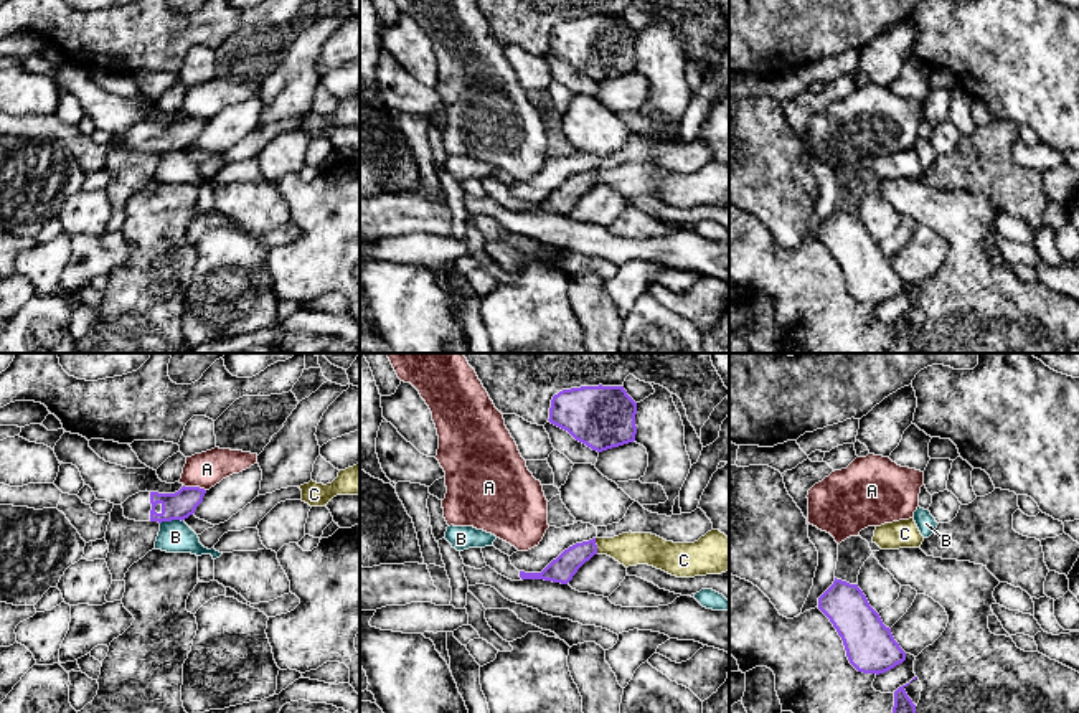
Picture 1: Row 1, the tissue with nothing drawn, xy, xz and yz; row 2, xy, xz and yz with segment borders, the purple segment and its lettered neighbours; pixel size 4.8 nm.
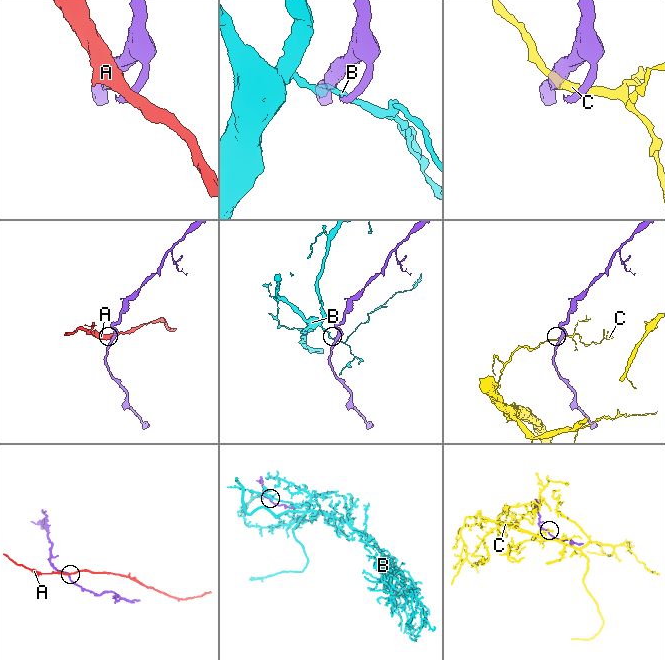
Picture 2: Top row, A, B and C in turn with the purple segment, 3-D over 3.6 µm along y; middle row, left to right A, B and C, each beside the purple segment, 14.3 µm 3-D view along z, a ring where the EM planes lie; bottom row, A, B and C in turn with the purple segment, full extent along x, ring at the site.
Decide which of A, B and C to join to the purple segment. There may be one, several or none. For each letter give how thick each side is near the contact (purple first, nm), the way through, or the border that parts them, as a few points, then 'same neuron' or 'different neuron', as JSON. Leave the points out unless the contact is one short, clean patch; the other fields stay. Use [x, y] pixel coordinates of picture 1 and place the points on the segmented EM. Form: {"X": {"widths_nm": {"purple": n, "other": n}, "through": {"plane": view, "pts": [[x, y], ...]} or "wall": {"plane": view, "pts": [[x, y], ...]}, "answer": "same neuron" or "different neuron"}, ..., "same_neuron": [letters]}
{"A": {"widths_nm": {"purple": 140, "other": 170}, "wall": {"plane": "xy", "pts": [[183, 484], [205, 491]]}, "answer": "different neuron"}, "B": {"widths_nm": {"purple": 140, "other": 160}, "wall": {"plane": "xy", "pts": [[182, 520], [164, 520], [160, 524]]}, "answer": "different neuron"}, "C": {"widths_nm": {"purple": 130, "other": 160}, "wall": {"plane": "xz", "pts": [[594, 538], [598, 553]]}, "answer": "different neuron"}, "same_neuron": []}

